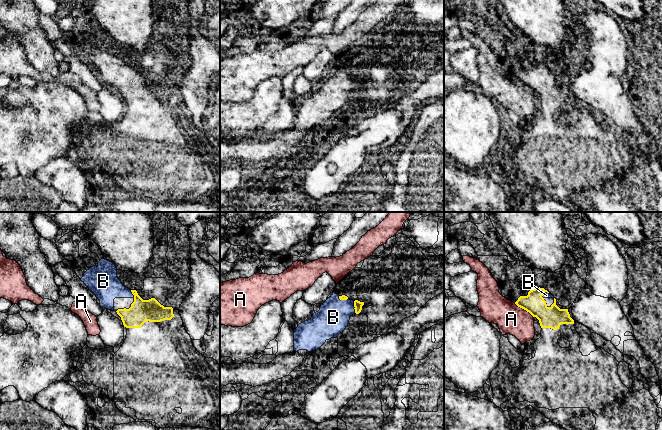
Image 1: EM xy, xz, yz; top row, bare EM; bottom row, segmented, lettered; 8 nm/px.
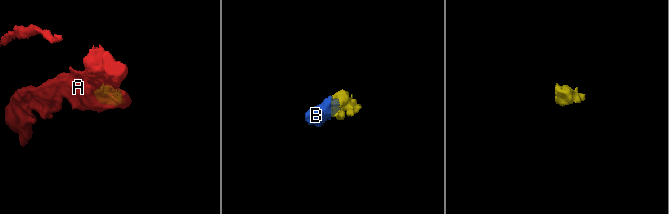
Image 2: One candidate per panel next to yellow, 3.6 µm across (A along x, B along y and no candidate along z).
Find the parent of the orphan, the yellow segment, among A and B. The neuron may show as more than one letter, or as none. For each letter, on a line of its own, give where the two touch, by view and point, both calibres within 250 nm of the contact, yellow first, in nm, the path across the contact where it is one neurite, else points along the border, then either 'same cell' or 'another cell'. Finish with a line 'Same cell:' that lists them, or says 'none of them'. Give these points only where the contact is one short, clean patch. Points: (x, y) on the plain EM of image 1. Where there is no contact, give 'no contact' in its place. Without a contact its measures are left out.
A: contact yz (524, 85); calibres 180 and 240 nm; border yz (514, 79), (533, 92); another cell
B: contact xz (354, 82); calibres 70 and 260 nm; way xz (358, 81), (354, 82), (342, 84), (333, 93); same cell
Same cell: B

